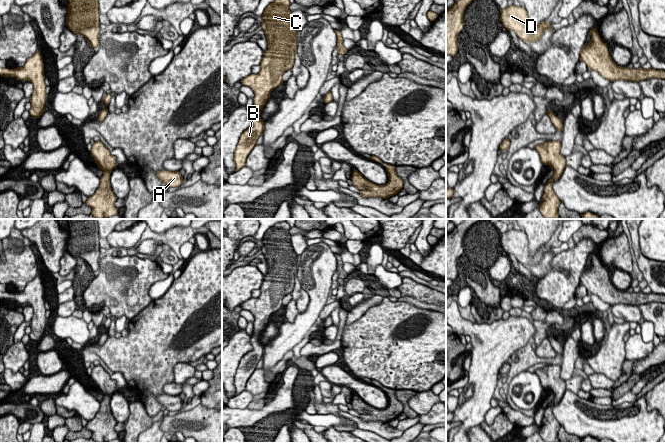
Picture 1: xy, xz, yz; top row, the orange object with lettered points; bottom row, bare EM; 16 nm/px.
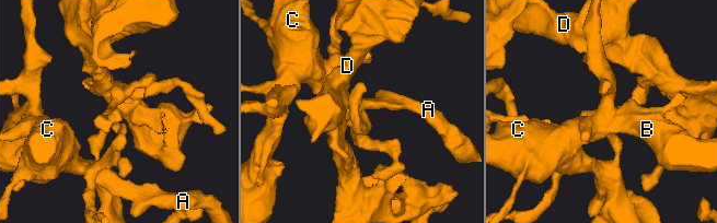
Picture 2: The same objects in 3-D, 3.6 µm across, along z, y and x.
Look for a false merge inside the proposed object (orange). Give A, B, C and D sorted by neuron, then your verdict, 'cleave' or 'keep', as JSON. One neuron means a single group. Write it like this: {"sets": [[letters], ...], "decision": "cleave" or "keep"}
{"sets": [["A", "B", "C"], ["D"]], "decision": "cleave"}

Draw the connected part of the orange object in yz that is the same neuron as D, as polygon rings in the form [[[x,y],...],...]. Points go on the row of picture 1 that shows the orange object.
[[[511,5],[501,9],[500,21],[503,26],[509,31],[513,30],[516,35],[524,42],[537,42],[541,39],[543,32],[547,29],[554,30],[551,23],[547,20],[541,22],[536,29],[531,32],[529,27],[529,18],[525,7]]]

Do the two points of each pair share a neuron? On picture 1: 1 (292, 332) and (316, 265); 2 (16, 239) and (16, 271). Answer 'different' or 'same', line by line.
1: same
2: same

